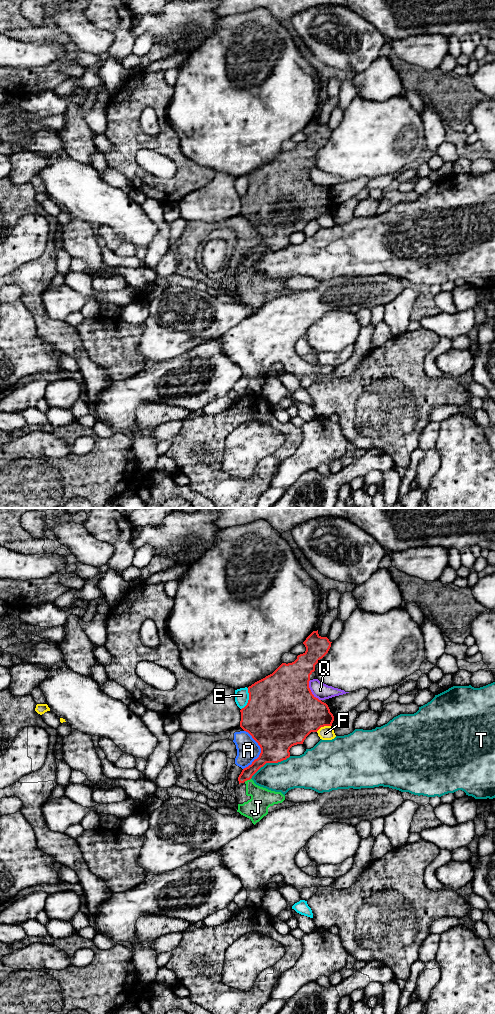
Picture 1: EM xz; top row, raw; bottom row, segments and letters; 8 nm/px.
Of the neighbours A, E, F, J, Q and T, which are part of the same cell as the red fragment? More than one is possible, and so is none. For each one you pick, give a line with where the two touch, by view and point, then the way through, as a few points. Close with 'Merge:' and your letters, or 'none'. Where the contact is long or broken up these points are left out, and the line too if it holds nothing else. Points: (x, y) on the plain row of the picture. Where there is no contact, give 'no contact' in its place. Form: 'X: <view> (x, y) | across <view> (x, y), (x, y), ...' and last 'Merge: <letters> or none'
J: xz (247, 267) | across xz (267, 243), (247, 262), (247, 267), (256, 281), (256, 296)
Merge: J

